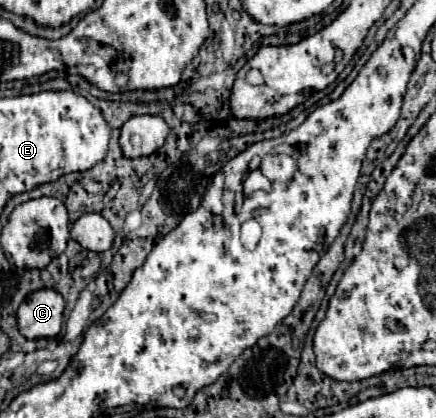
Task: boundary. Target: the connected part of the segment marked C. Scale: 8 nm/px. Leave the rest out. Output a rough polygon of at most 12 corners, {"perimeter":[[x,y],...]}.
{"perimeter":[[55,289],[31,293],[17,311],[27,339],[57,337],[65,301]]}

